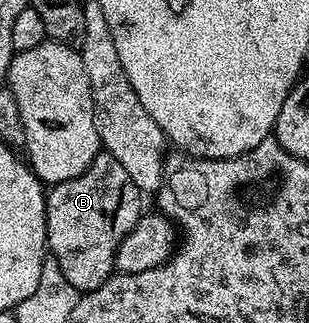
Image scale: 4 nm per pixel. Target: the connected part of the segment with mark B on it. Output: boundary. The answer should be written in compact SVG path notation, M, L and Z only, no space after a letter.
M100 152L93 160L93 164L89 164L89 168L81 172L81 176L73 176L73 180L54 183L46 191L46 196L47 249L50 257L55 259L57 268L61 268L65 280L69 280L69 284L73 284L75 290L86 292L101 288L101 284L105 284L113 276L115 257L121 240L129 236L129 232L144 213L144 195L137 188L137 184L133 184L129 172L125 172L125 168L116 157Z

